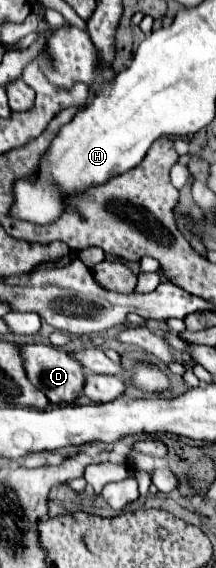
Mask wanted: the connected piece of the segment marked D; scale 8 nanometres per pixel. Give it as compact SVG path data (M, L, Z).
M19 345L19 355L23 359L23 367L27 371L27 379L47 395L51 403L73 403L83 389L85 371L73 361L65 351L55 349L51 345Z

